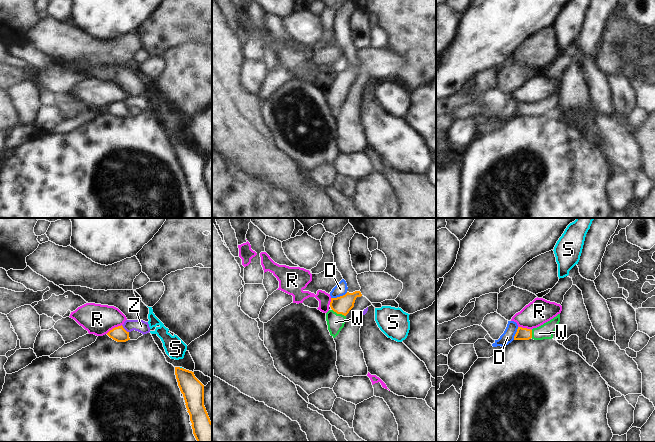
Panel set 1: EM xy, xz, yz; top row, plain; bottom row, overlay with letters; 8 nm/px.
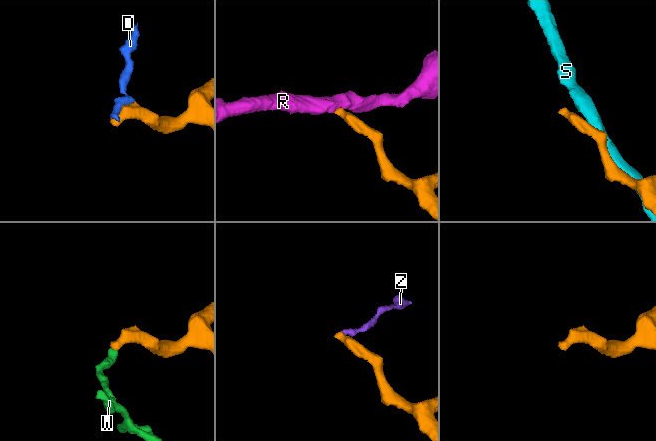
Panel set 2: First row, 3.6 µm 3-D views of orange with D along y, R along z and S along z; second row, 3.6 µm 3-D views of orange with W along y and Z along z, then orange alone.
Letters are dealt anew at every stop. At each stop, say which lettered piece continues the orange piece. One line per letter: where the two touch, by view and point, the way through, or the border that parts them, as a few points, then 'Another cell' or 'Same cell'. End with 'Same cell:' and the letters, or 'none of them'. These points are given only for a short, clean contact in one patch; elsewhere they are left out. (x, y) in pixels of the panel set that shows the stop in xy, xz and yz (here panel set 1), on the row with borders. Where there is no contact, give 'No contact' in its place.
D: Touches orange at xz (340, 296). Another cell
R: Touches orange at xy (113, 328). Boundary: xy (121, 324), (113, 327), (106, 333). Another cell
S: Touches orange at xy (181, 368). Another cell
W: Touches orange at xz (339, 313). Path across: xz (342, 305), (339, 313), (335, 322). Same cell
Z: Touches orange at xy (124, 329). Boundary: xy (121, 325), (128, 332). Another cell
Same cell: W.

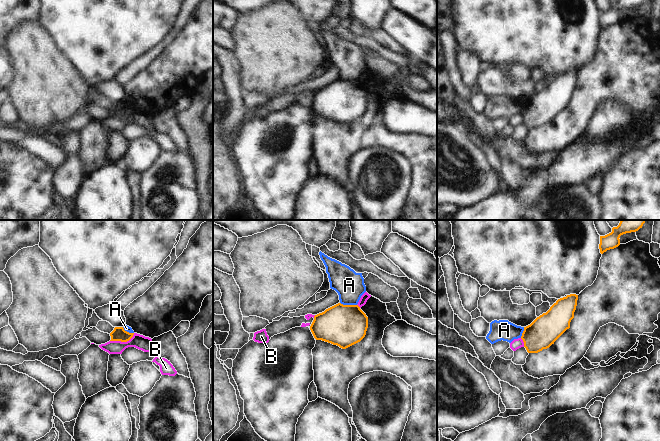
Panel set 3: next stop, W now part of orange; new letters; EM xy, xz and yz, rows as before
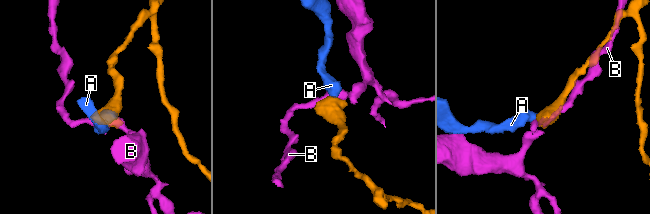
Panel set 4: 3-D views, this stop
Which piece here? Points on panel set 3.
A: Touches orange at xz (348, 305). Boundary: xz (340, 302), (356, 305). Another cell
B: Touches orange at xy (122, 341). Boundary: xy (134, 333), (126, 341), (110, 341). Another cell
Same cell: none of them.

